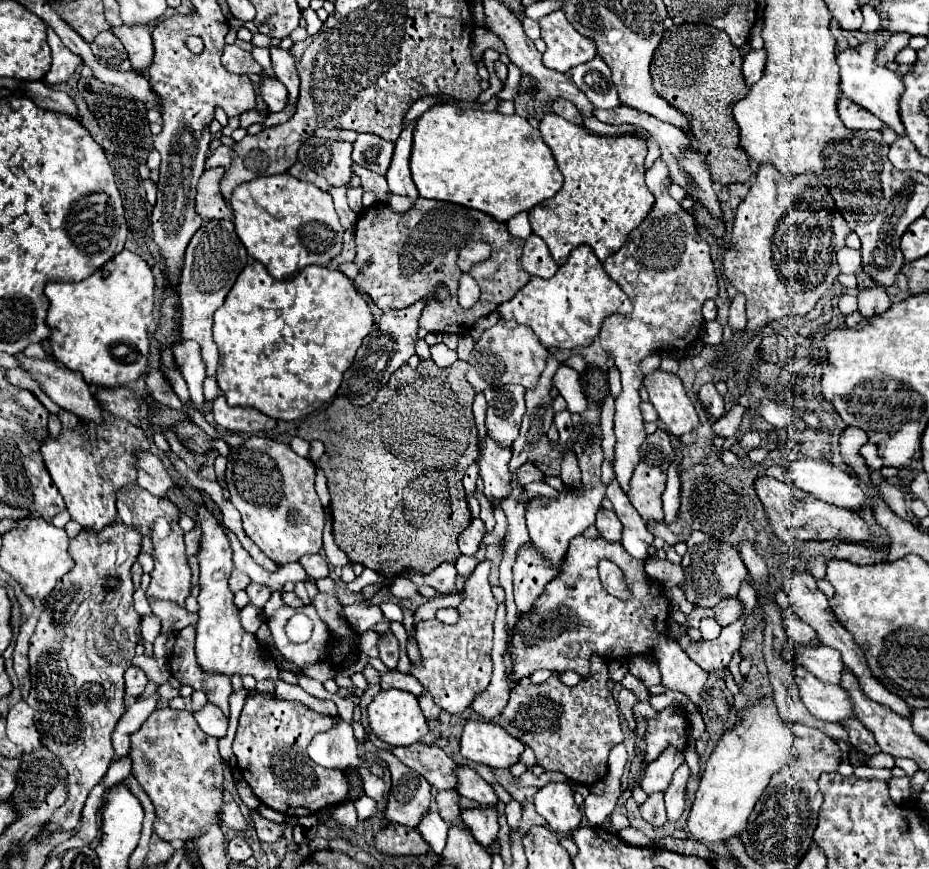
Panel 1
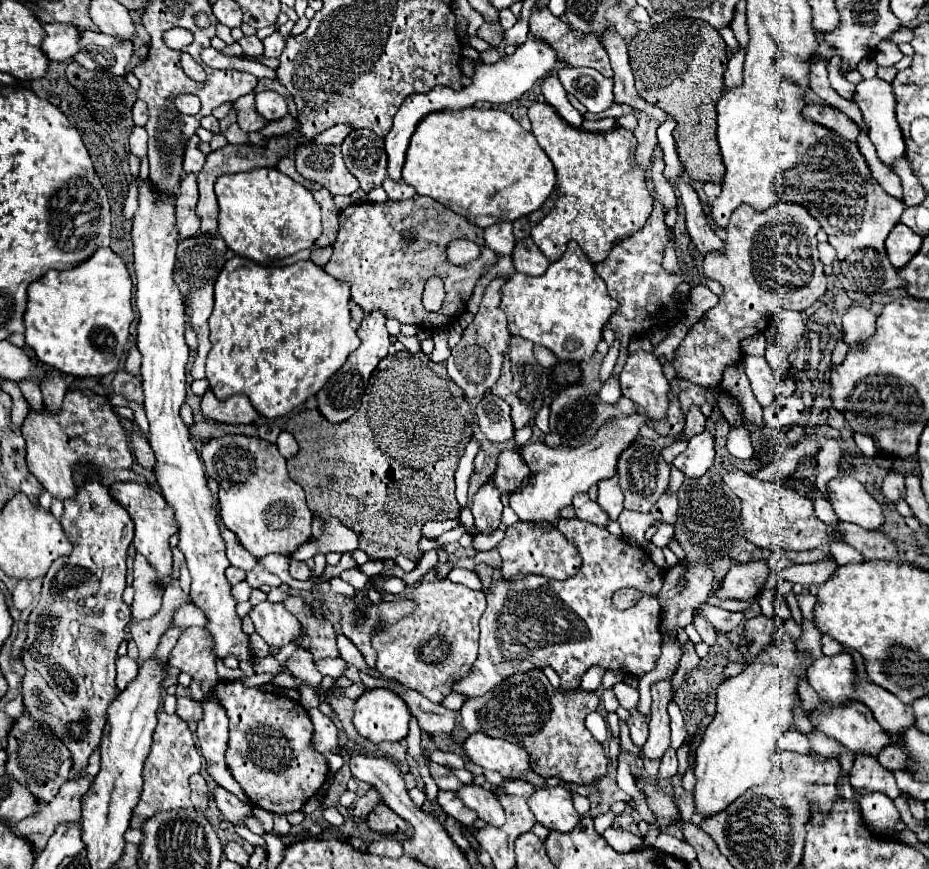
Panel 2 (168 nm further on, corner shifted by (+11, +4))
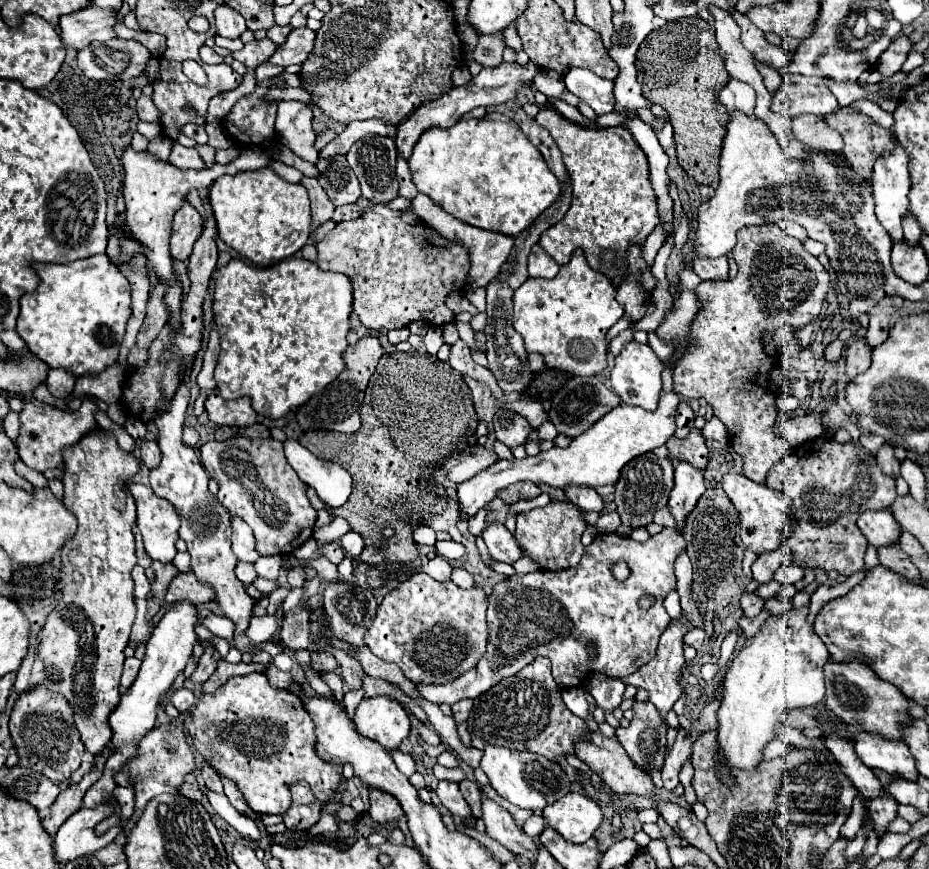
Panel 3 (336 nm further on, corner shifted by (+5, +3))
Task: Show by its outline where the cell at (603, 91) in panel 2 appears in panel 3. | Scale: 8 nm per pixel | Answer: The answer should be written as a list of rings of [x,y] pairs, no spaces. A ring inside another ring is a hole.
[[[572,67],[564,75],[564,83],[566,83],[566,89],[574,93],[578,99],[582,99],[584,103],[588,103],[596,115],[604,115],[614,109],[614,93],[612,93],[614,83],[612,81],[606,81],[594,75],[592,71]]]

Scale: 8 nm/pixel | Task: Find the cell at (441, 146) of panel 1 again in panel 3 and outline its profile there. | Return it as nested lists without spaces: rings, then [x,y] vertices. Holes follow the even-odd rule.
[[[500,115],[498,119],[462,119],[448,129],[428,129],[412,149],[408,159],[414,173],[414,183],[420,193],[428,195],[436,205],[446,209],[456,219],[510,237],[520,235],[542,211],[546,211],[560,195],[560,181],[546,167],[538,149],[520,133],[520,127]]]

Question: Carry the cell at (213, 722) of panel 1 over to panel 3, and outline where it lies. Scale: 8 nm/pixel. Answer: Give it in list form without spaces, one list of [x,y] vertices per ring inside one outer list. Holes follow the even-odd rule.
[[[180,687],[180,689],[176,689],[176,691],[170,695],[170,703],[172,703],[180,713],[186,713],[186,711],[190,711],[192,705],[194,705],[194,695],[192,695],[190,689]]]

